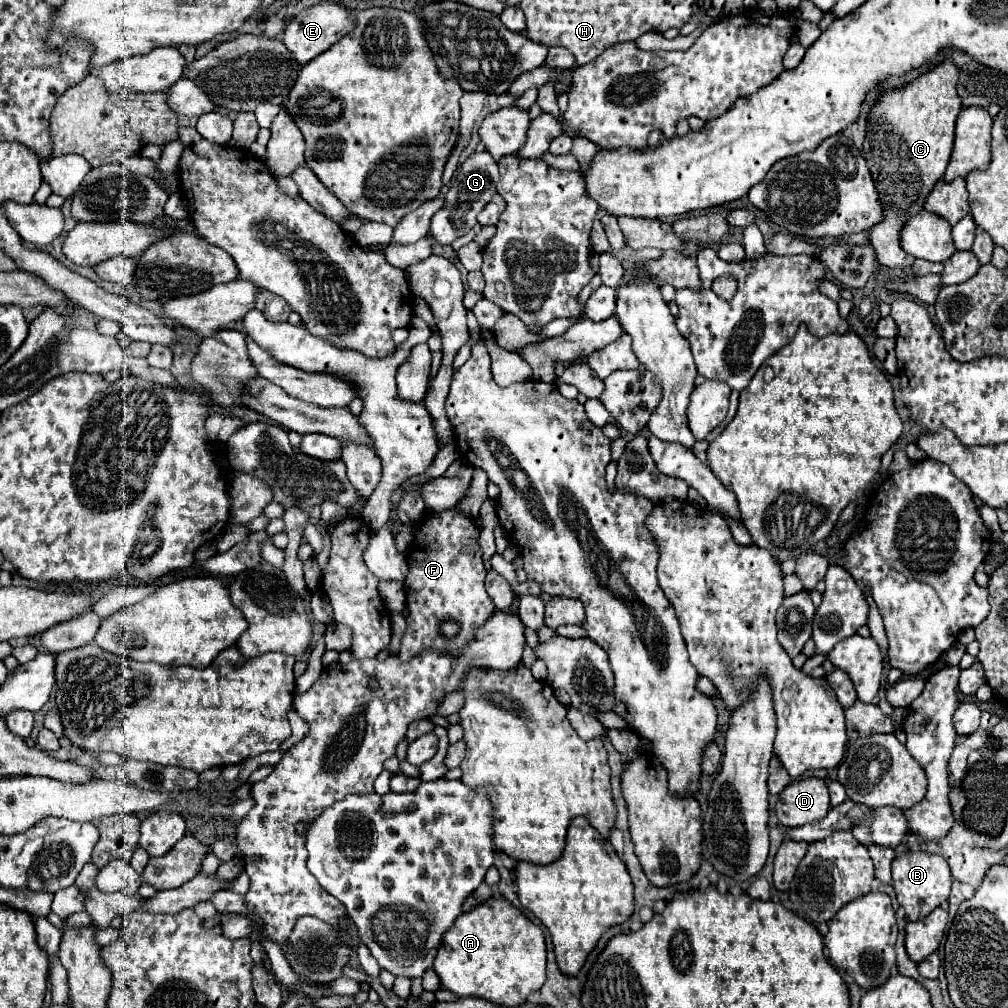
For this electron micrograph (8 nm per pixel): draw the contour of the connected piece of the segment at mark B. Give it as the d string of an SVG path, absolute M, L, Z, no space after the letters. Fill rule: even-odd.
M904 852L898 854L892 862L892 886L900 906L906 910L908 920L920 920L928 916L936 906L942 906L948 900L952 874L946 860L940 854L930 852Z

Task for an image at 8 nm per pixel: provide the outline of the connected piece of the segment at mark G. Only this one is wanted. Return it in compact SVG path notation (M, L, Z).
M486 150L470 154L466 162L456 168L452 182L450 182L452 186L448 190L448 198L444 200L444 206L432 216L430 232L434 240L440 244L452 244L454 238L466 234L478 222L476 218L482 212L484 204L488 204L488 200L492 200L492 196L498 194L496 190L498 182L500 182L500 172L498 172L496 160L492 160L492 156Z

